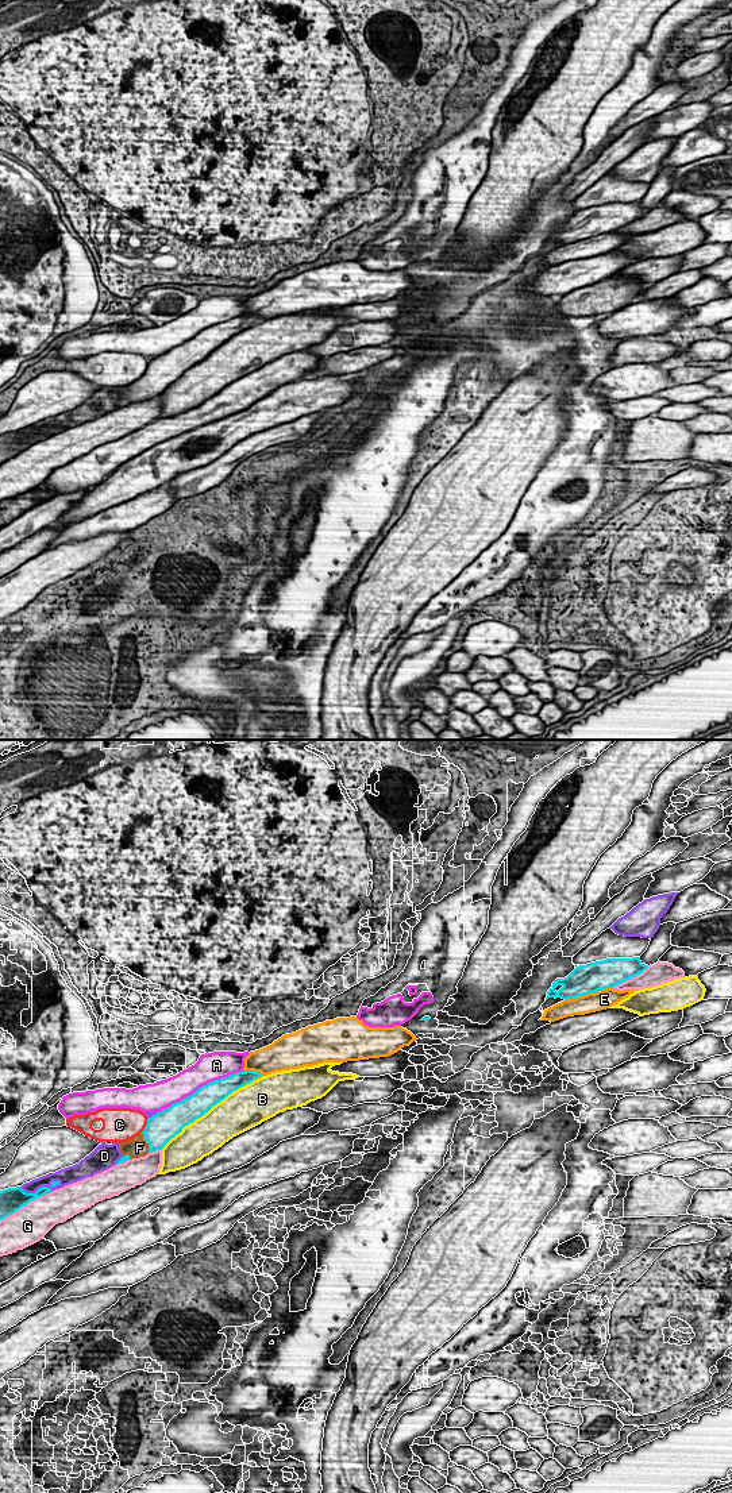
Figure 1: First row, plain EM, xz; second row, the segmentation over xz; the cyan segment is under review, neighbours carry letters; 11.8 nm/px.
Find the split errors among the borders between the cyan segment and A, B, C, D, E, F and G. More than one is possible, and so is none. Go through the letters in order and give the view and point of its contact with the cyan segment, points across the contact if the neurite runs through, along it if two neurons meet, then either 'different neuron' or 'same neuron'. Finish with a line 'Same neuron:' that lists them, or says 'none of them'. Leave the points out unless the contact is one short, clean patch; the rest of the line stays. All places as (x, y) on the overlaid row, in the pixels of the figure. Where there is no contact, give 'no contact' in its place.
A: xz (199, 1088) | different neuron
B: xz (207, 1111) | different neuron
C: xz (146, 1126) | different neuron
D: xz (39, 1188) | different neuron
E: xz (588, 992) | different neuron
F: xz (146, 1142) | same neuron
G: xz (24, 1204) | different neuron
Same neuron: F

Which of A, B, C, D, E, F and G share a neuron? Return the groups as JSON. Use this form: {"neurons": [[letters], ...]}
{"neurons": [["A"], ["B"], ["C"], ["D"], ["E"], ["F"], ["G"]]}

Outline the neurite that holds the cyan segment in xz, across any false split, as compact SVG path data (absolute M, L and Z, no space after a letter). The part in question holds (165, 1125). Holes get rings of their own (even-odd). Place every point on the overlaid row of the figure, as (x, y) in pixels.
M242 1070L230 1075L228 1077L203 1085L190 1096L157 1112L147 1119L147 1124L139 1135L120 1143L122 1158L116 1165L162 1150L185 1126L205 1115L230 1093L253 1083L259 1076L262 1073L254 1070Z

